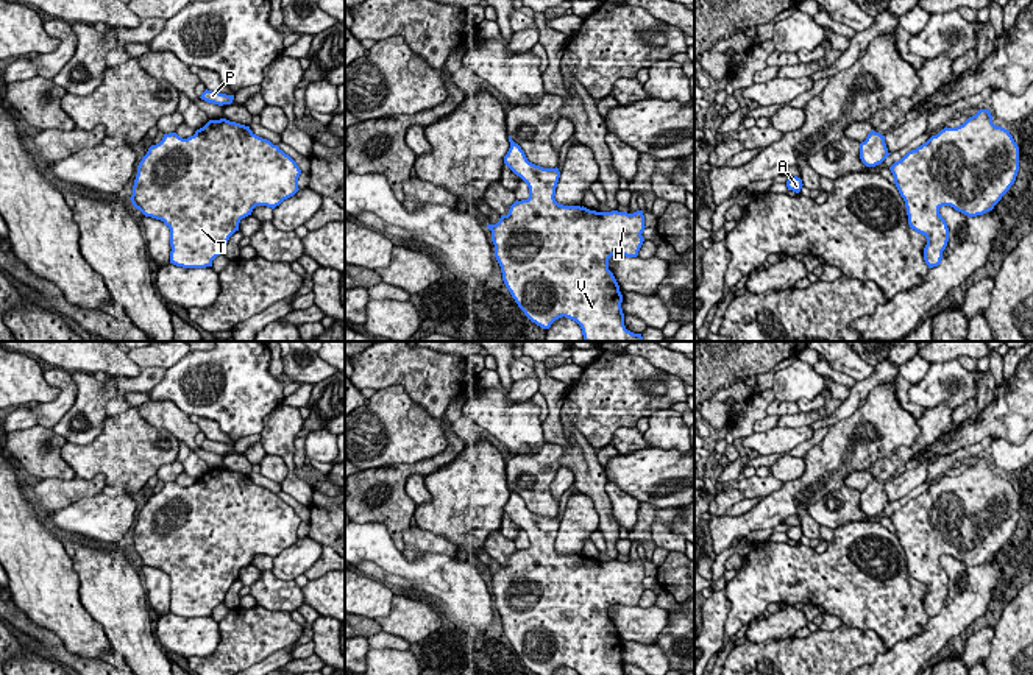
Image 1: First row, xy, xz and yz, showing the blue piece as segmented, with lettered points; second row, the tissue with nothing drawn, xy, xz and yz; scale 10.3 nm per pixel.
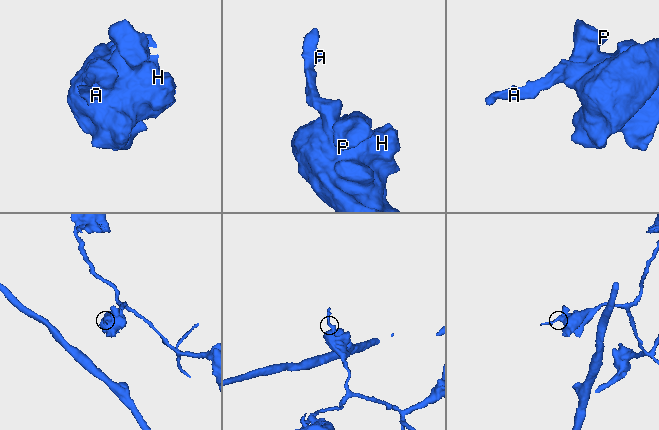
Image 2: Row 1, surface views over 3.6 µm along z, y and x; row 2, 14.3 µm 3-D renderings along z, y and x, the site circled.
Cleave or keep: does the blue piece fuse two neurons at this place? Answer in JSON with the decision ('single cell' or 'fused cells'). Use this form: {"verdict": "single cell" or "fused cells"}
{"verdict": "single cell"}

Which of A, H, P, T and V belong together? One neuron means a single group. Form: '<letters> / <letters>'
A H P T V

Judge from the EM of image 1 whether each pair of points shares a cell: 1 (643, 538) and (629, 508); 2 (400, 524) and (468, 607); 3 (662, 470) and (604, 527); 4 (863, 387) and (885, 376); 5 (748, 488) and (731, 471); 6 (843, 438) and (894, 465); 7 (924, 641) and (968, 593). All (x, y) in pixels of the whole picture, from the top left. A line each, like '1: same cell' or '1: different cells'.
1: different cells
2: different cells
3: different cells
4: same cell
5: different cells
6: different cells
7: same cell

